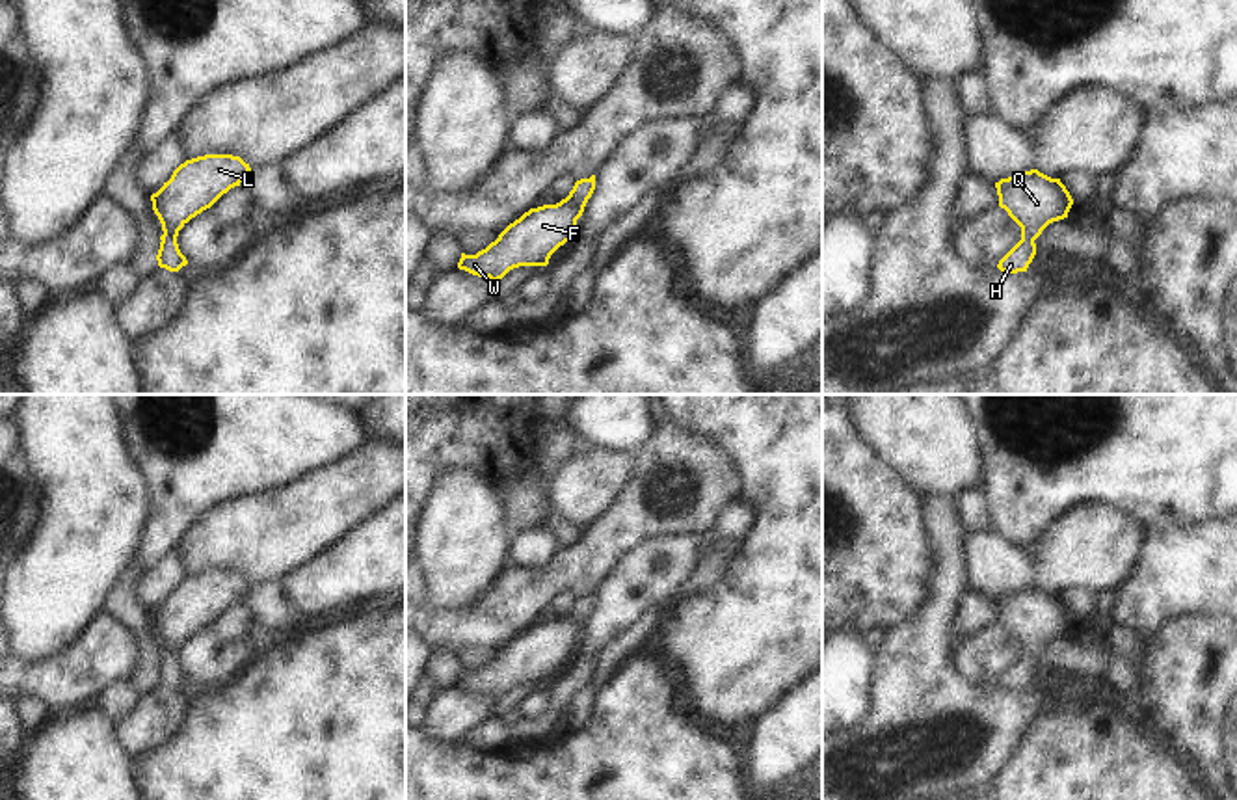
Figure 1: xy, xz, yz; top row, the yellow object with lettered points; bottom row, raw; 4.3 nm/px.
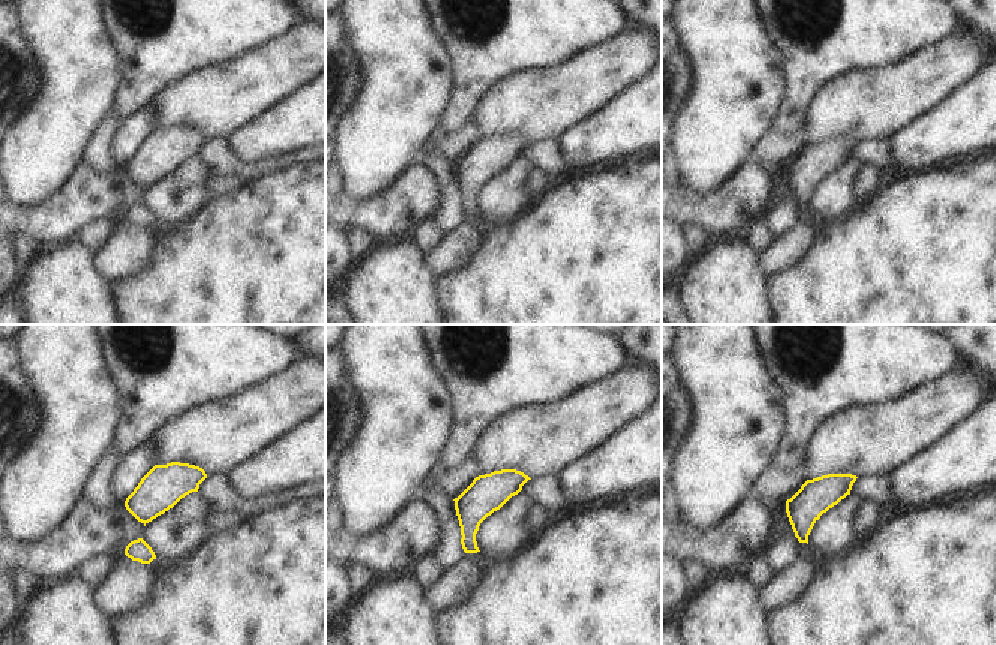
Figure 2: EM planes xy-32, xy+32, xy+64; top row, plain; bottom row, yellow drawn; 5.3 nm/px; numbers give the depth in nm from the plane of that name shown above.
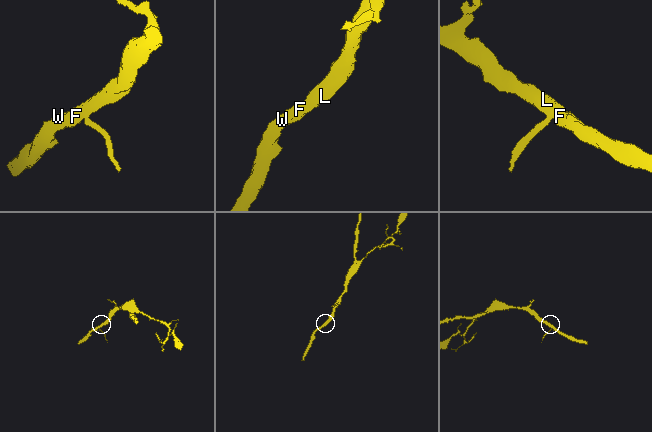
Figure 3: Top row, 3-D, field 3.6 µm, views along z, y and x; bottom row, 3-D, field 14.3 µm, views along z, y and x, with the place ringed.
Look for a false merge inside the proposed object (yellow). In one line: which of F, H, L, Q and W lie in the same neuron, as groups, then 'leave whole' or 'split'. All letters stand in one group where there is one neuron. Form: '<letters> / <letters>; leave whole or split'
F H L Q W; leave whole

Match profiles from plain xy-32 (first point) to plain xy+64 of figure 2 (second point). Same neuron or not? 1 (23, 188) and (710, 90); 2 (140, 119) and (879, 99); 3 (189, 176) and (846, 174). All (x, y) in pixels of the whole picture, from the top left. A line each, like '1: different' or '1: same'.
1: same
2: different
3: same

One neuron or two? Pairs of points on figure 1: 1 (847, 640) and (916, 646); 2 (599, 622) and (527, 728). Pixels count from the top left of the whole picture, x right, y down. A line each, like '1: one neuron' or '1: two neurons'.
1: two neurons
2: one neuron

